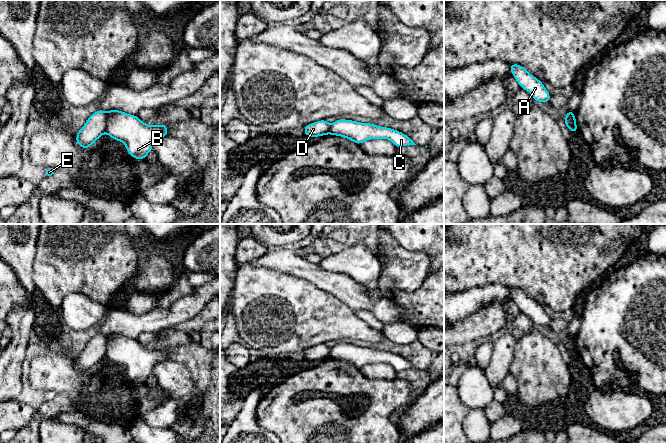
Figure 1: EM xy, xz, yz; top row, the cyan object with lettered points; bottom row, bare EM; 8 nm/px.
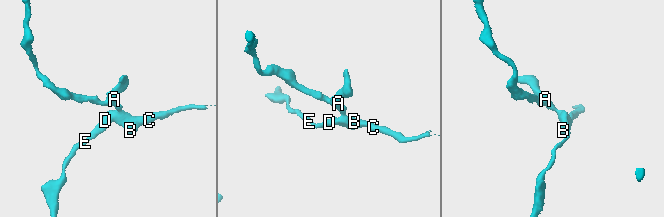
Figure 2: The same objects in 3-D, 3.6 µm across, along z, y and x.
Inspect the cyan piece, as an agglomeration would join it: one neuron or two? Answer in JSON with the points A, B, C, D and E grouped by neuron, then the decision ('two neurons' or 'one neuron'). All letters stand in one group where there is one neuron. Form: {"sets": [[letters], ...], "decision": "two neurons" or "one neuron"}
{"sets": [["A", "B", "C"], ["D", "E"]], "decision": "two neurons"}

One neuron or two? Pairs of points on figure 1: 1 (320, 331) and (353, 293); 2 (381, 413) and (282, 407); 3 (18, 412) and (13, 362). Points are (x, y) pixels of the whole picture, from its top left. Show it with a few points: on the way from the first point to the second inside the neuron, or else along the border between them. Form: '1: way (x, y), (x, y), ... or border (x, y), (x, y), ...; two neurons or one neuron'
1: border (324, 291), (337, 297), (355, 314); two neurons
2: way (356, 422), (307, 416); one neuron
3: border (16, 398), (10, 400); two neurons

